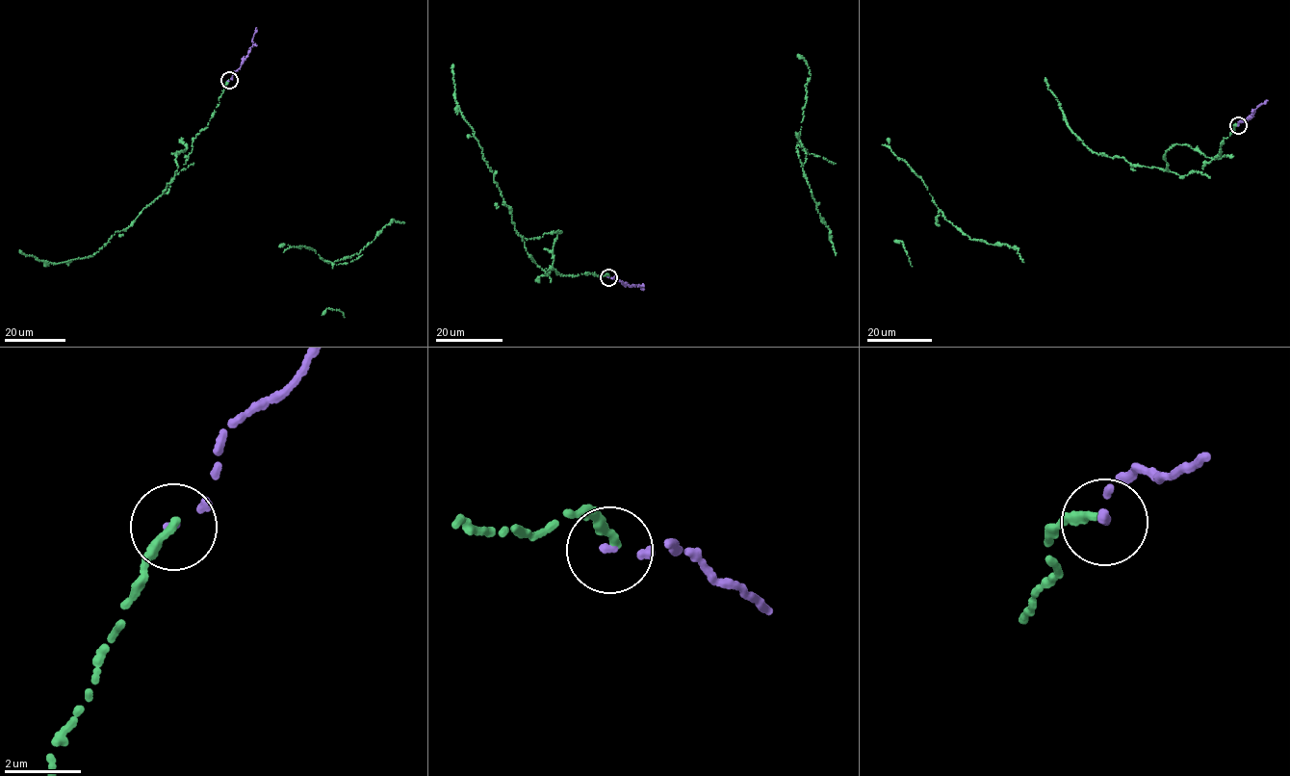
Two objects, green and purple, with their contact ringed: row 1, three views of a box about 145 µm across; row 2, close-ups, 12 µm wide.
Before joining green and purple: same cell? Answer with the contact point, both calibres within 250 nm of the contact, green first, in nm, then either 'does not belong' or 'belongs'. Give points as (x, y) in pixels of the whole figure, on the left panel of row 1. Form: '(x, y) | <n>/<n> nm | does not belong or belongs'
(229, 80) | 260/160 nm | belongs

